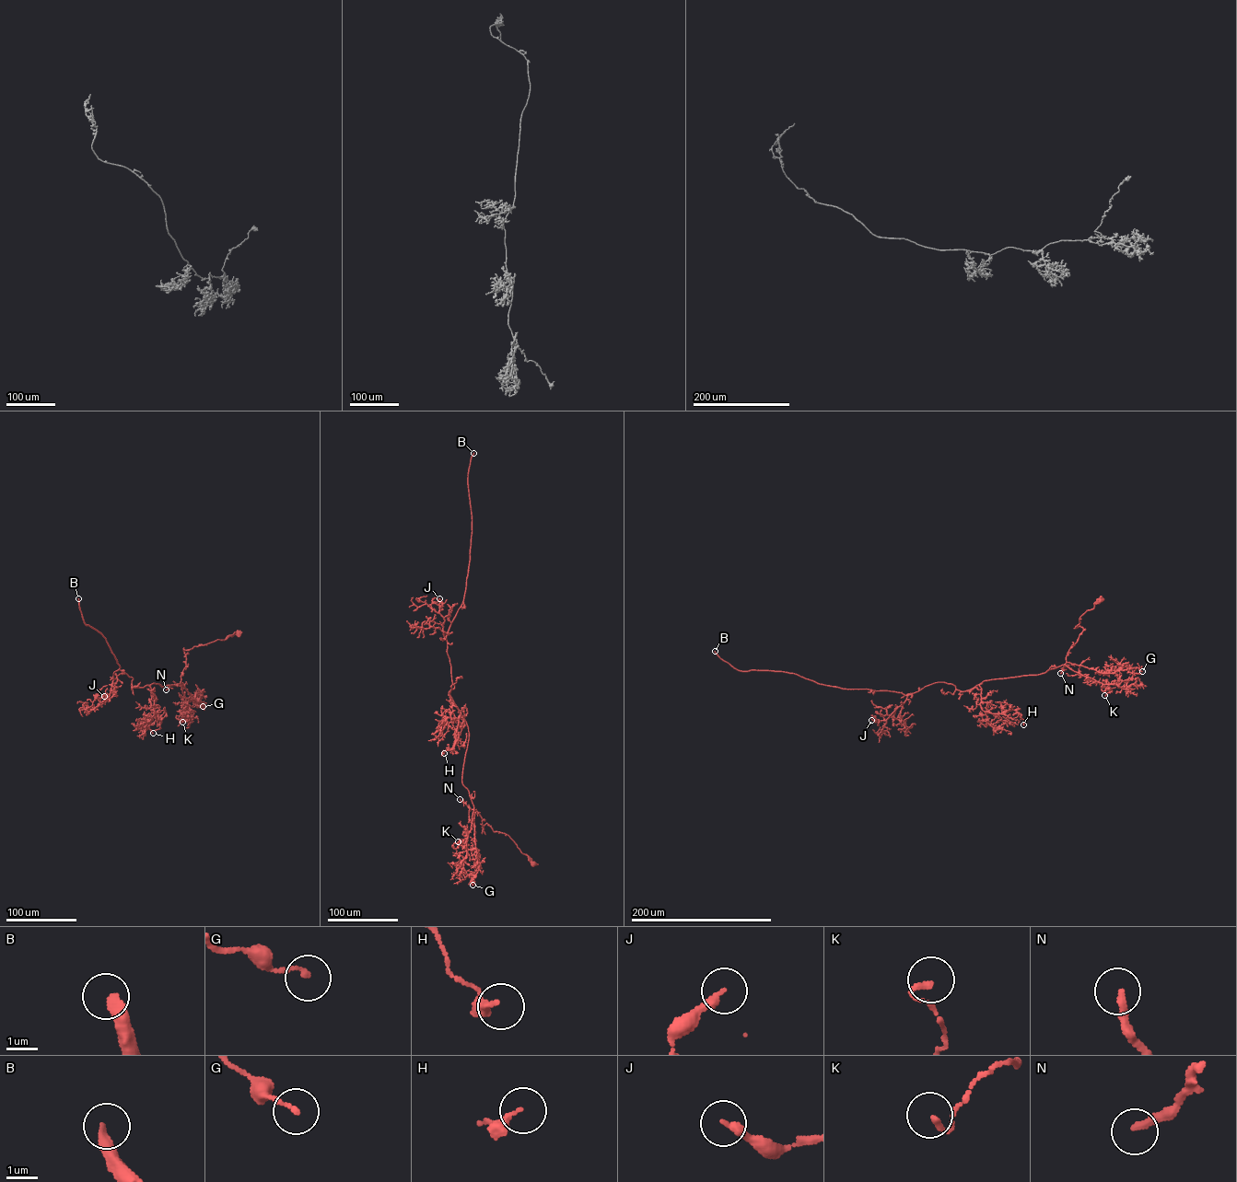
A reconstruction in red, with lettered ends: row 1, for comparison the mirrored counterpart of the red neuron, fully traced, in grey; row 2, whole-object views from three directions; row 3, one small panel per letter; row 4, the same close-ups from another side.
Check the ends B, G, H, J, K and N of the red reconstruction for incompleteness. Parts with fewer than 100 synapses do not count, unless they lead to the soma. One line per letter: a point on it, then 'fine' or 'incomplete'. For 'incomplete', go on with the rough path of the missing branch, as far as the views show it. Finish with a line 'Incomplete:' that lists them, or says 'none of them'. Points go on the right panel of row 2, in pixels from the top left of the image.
B: (715, 651) | incomplete
G: (1142, 671) | fine
H: (1023, 724) | fine
J: (871, 720) | fine
K: (1104, 695) | fine
N: (1060, 673) | fine
Incomplete: B

